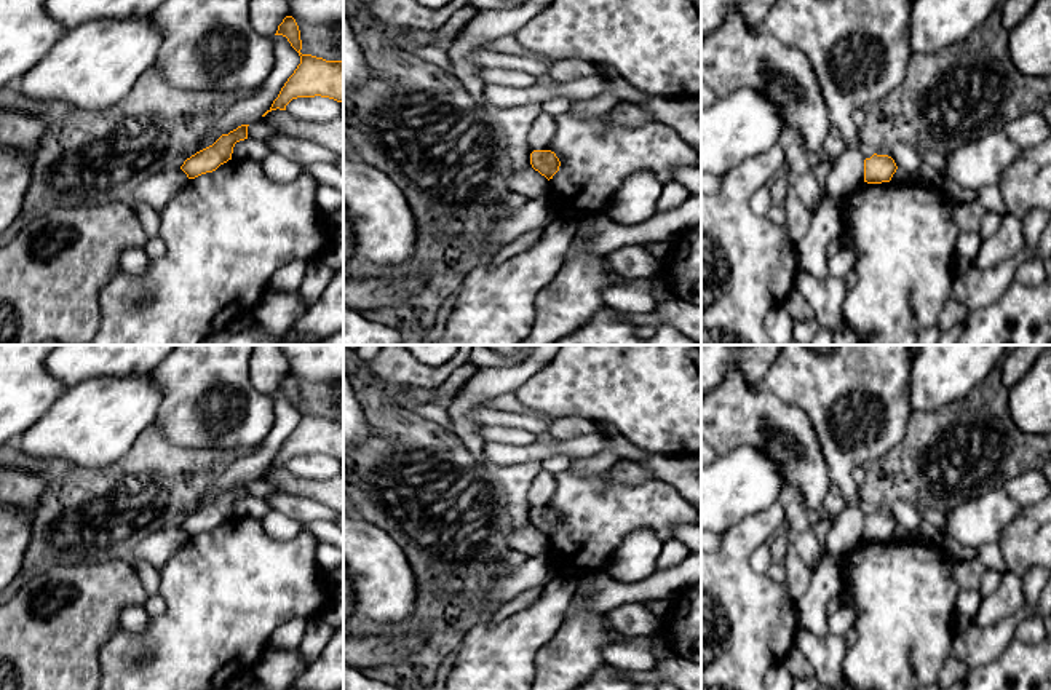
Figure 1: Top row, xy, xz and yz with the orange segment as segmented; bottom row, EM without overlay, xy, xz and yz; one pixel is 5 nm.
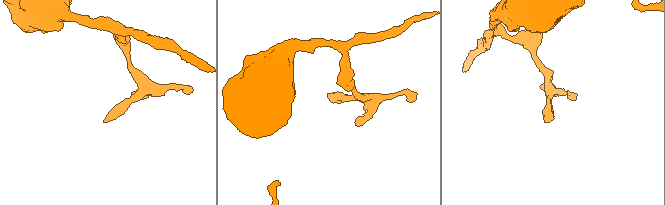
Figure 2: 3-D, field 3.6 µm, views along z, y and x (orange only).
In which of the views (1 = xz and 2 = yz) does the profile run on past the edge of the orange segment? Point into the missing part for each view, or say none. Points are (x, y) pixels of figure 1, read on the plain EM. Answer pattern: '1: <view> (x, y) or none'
1: none
2: none

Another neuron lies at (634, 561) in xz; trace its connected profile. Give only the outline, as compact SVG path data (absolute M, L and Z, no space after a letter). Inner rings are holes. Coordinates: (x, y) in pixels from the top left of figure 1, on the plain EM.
M637 530L626 537L609 562L605 573L618 583L639 583L656 572L663 541L648 530Z

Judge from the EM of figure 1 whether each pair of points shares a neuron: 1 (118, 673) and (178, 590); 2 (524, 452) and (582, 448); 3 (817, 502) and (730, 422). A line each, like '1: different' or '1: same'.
1: same
2: same
3: same

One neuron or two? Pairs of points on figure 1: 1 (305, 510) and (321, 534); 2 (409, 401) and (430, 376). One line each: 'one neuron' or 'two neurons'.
1: two neurons
2: two neurons

